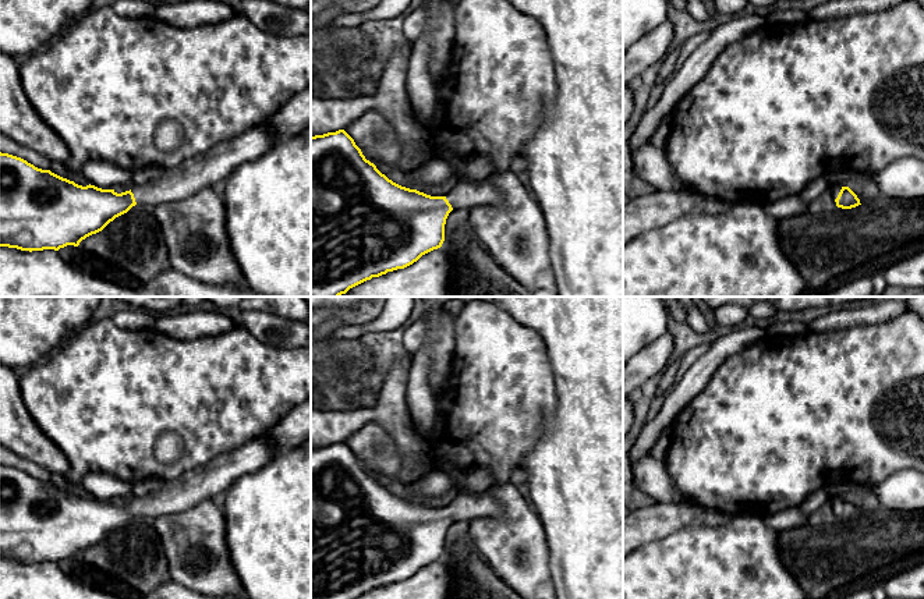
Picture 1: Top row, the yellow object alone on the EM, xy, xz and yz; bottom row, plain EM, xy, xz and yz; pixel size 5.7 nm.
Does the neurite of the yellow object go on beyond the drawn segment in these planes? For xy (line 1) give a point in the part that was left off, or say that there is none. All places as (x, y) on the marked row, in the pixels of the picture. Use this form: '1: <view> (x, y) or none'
1: xy (209, 169)

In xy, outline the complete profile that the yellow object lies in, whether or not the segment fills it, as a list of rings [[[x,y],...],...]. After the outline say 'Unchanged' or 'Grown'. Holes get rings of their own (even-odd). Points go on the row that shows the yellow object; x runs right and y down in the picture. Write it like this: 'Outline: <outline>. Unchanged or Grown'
Outline: [[[252,125],[233,139],[226,139],[174,169],[164,169],[157,178],[145,185],[132,185],[130,191],[121,194],[91,184],[78,185],[21,157],[0,152],[0,247],[29,252],[78,247],[82,240],[102,231],[135,205],[171,203],[187,199],[203,188],[220,188],[240,164],[259,159],[277,139],[277,134],[270,127]]]. Grown

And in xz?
Outline: [[[344,131],[311,137],[311,297],[340,297],[350,288],[387,272],[404,269],[445,241],[445,224],[453,209],[502,203],[498,187],[457,181],[446,196],[431,196],[401,187],[365,159]]]. Grown

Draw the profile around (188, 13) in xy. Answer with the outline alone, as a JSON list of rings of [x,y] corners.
[[[167,0],[156,6],[155,17],[177,28],[197,28],[230,20],[236,11],[223,0]]]

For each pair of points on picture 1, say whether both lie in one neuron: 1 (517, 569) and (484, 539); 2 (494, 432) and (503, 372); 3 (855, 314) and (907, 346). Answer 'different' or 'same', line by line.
1: same
2: same
3: different

